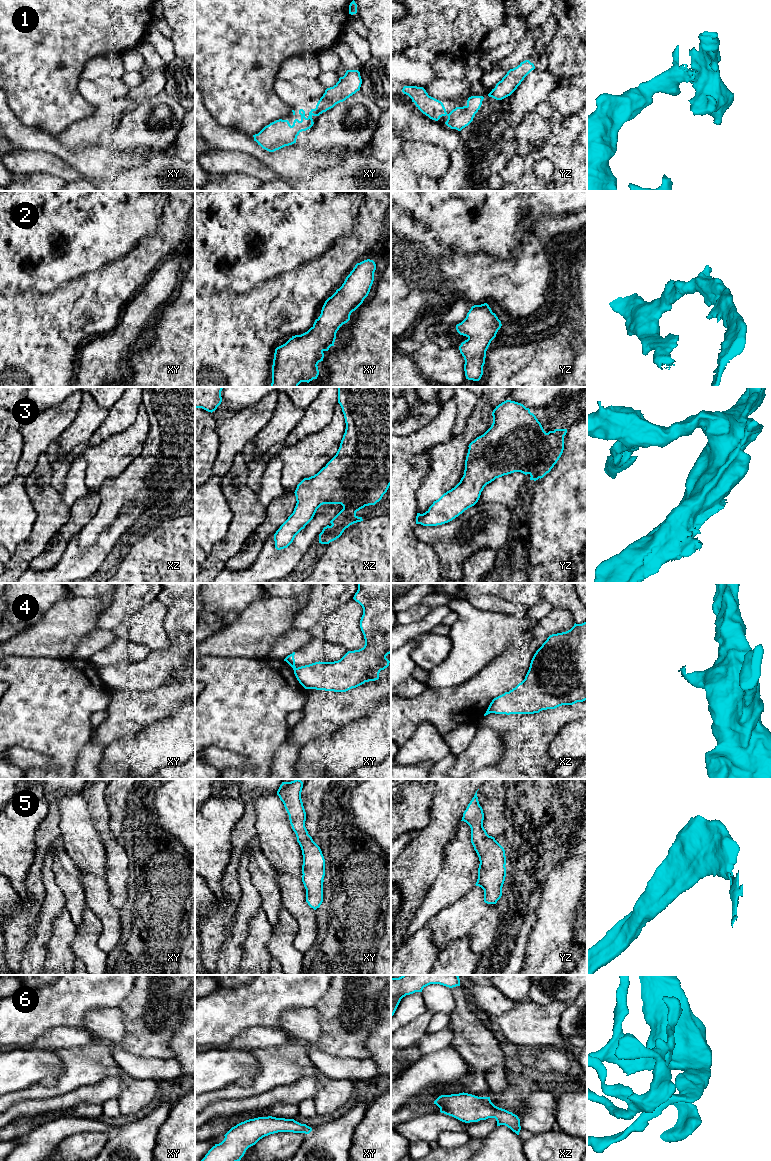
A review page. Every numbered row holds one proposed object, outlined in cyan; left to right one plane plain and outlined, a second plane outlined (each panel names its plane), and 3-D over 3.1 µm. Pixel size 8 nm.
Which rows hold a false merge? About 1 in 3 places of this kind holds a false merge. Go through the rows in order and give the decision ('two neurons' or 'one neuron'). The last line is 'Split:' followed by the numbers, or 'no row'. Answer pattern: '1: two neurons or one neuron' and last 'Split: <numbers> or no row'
1: one neuron
2: one neuron
3: one neuron
4: two neurons
5: one neuron
6: one neuron
Split: 4

